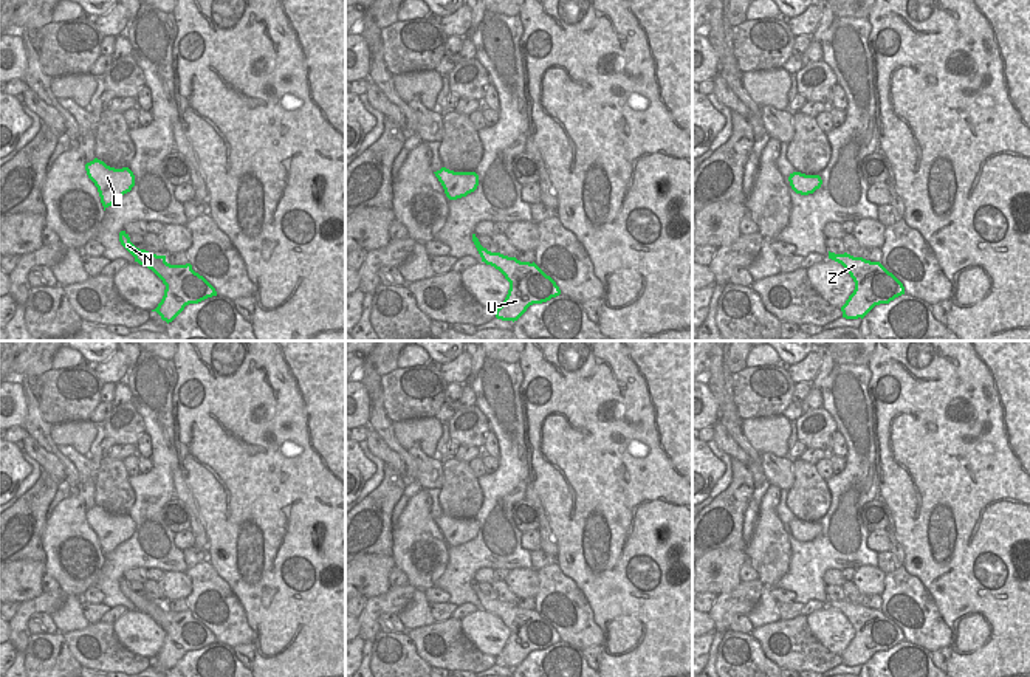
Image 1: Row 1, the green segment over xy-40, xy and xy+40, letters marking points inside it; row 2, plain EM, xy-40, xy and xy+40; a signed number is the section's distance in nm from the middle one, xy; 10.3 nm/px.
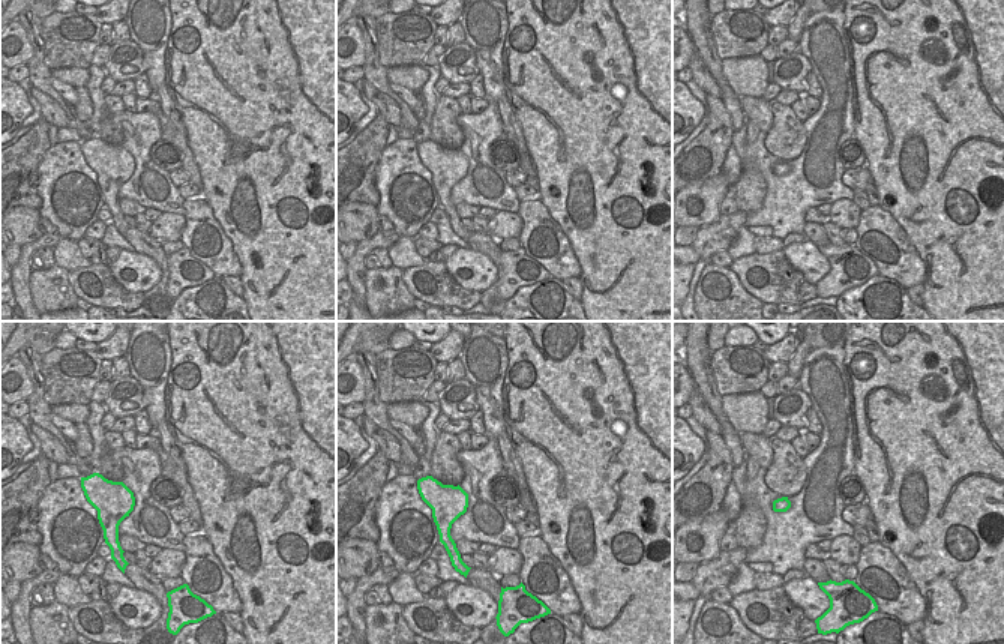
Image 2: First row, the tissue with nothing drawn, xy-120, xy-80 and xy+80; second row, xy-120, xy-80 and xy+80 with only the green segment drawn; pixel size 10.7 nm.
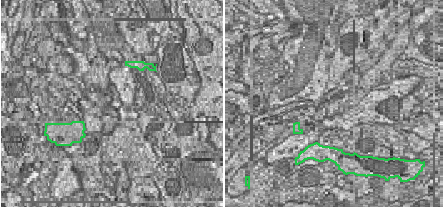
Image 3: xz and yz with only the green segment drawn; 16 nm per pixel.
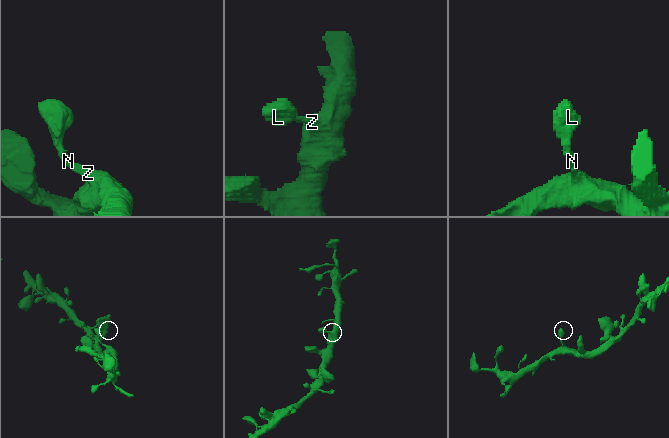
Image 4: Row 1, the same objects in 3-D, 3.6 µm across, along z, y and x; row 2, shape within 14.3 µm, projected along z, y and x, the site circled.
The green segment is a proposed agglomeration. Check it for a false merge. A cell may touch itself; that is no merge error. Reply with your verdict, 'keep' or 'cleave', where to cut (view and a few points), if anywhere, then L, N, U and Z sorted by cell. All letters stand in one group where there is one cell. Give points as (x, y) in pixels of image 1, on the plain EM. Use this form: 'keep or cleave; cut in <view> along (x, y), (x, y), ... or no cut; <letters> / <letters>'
keep; no cut; L N U Z

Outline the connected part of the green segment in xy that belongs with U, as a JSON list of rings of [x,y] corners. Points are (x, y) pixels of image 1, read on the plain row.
[[[472,581],[472,589],[482,604],[482,609],[499,617],[510,629],[510,637],[496,657],[496,665],[502,668],[517,668],[530,652],[542,651],[561,641],[556,629],[547,623],[534,609],[520,609],[500,600],[491,600],[483,595]]]

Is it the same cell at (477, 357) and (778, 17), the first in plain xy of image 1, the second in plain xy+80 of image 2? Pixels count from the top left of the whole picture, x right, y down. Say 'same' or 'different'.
different

